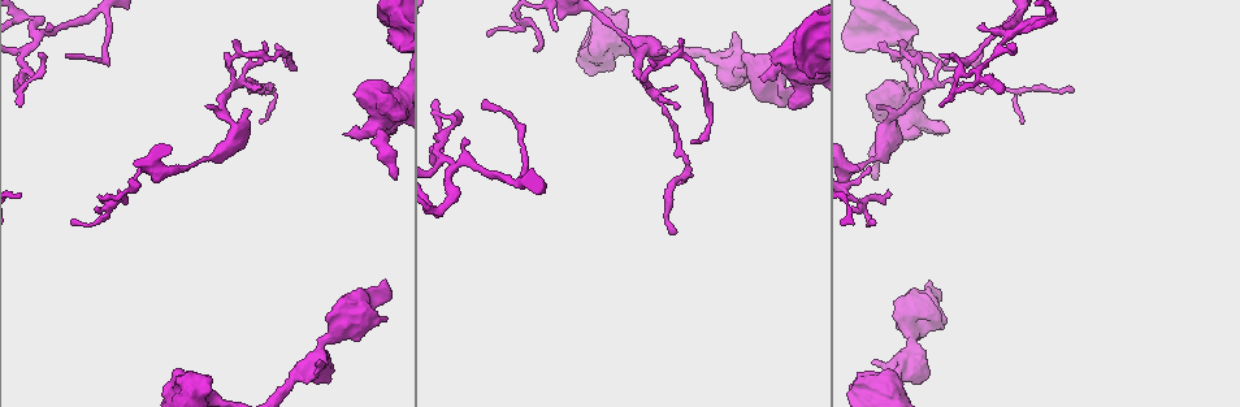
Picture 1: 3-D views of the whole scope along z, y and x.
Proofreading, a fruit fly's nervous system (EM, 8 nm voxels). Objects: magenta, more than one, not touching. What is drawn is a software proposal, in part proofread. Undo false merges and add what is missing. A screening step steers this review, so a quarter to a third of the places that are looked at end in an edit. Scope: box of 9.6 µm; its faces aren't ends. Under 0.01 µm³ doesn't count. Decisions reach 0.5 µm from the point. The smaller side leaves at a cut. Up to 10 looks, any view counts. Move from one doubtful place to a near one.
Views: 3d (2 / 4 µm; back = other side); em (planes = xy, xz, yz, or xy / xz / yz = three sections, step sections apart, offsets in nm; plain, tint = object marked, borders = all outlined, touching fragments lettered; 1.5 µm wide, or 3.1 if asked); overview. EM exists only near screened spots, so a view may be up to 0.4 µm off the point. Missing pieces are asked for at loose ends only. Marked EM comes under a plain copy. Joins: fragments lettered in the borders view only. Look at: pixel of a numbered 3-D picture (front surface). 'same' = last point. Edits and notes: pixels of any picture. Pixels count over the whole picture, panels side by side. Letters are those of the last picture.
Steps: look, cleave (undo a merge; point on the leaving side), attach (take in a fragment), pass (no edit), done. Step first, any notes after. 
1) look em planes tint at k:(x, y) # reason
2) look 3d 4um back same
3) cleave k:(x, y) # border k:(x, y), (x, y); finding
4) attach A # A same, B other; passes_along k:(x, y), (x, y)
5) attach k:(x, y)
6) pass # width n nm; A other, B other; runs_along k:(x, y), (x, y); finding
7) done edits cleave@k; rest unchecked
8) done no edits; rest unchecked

look 3d 4um at 1:(792, 108) # an open end

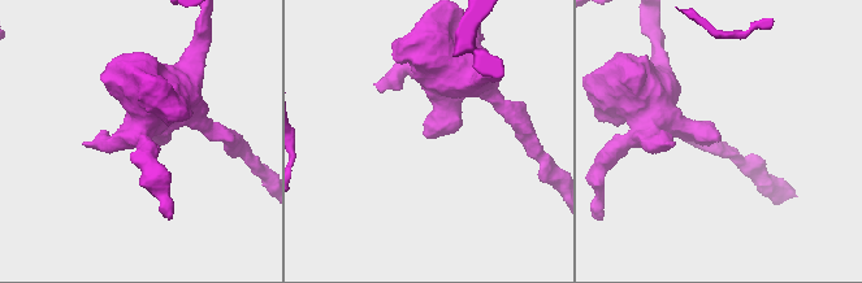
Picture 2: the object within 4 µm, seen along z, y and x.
look em planes borders at 2:(720, 137)

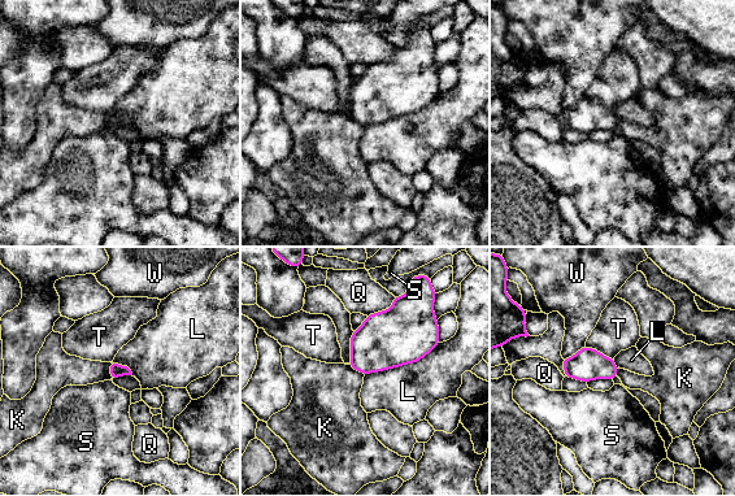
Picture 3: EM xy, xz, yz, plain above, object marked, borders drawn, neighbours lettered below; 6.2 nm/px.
pass # K other, L other, Q other, S other, T other, W other; none of them fits

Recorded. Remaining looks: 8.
look em planes borders at 1:(274, 44) # thin end

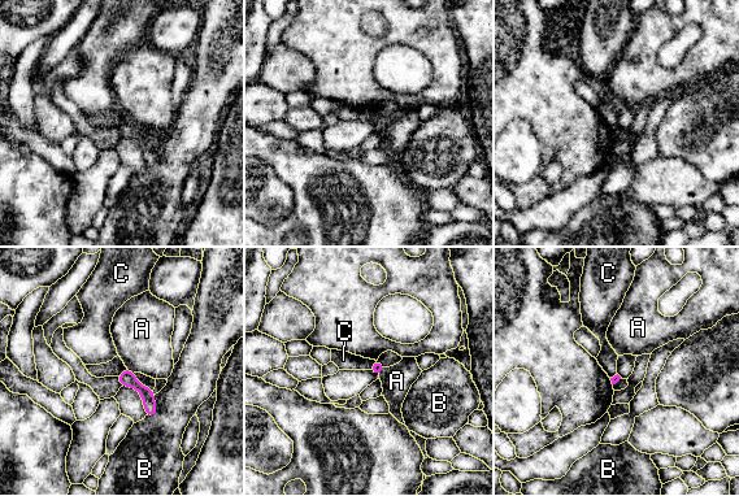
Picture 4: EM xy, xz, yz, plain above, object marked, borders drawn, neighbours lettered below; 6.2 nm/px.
pass # longest_contact B 150 nm; A other, B other, C other; none of them fits

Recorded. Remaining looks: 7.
look 3d 4um at 1:(119, 190) # tapers out

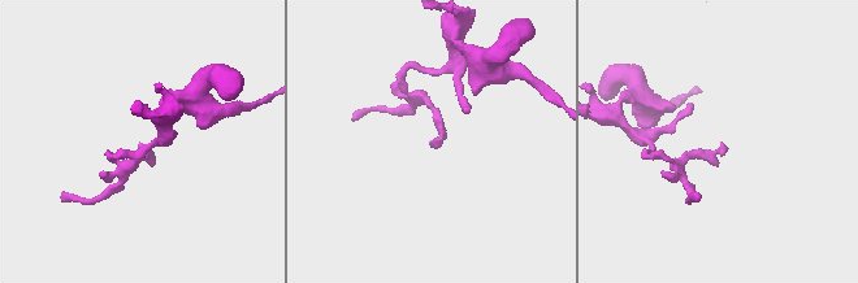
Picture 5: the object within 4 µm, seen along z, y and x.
look em planes borders at 5:(721, 141)

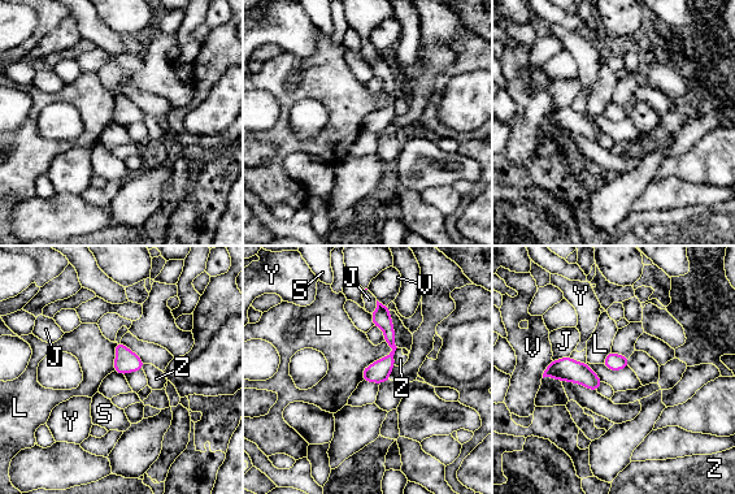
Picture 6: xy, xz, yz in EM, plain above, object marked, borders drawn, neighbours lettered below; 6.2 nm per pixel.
pass # width 110 nm; J other, L other, S other, V other, Y other, Z other; border 6:(385, 341), (391, 350), (361, 380); no lettered fragment goes on from it

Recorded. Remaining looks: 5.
look em planes borders at 1:(436, 99) # free end

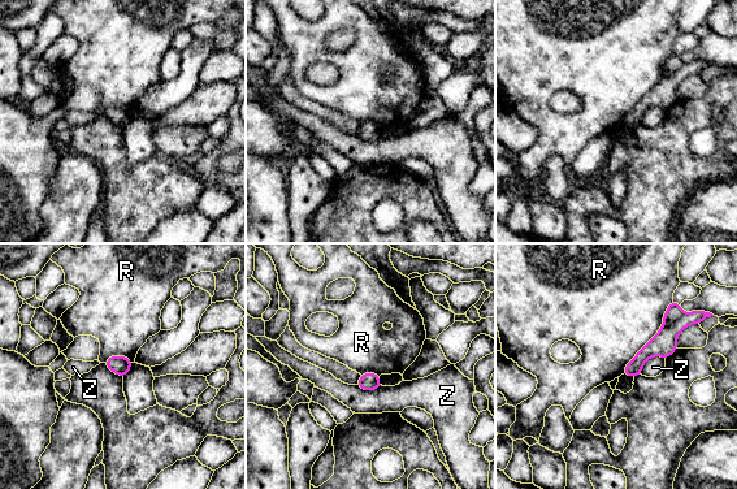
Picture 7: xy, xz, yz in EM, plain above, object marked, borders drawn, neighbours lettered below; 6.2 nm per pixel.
pass # R other, Z other; none of them fits

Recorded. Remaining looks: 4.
done no edits; rest unchecked

